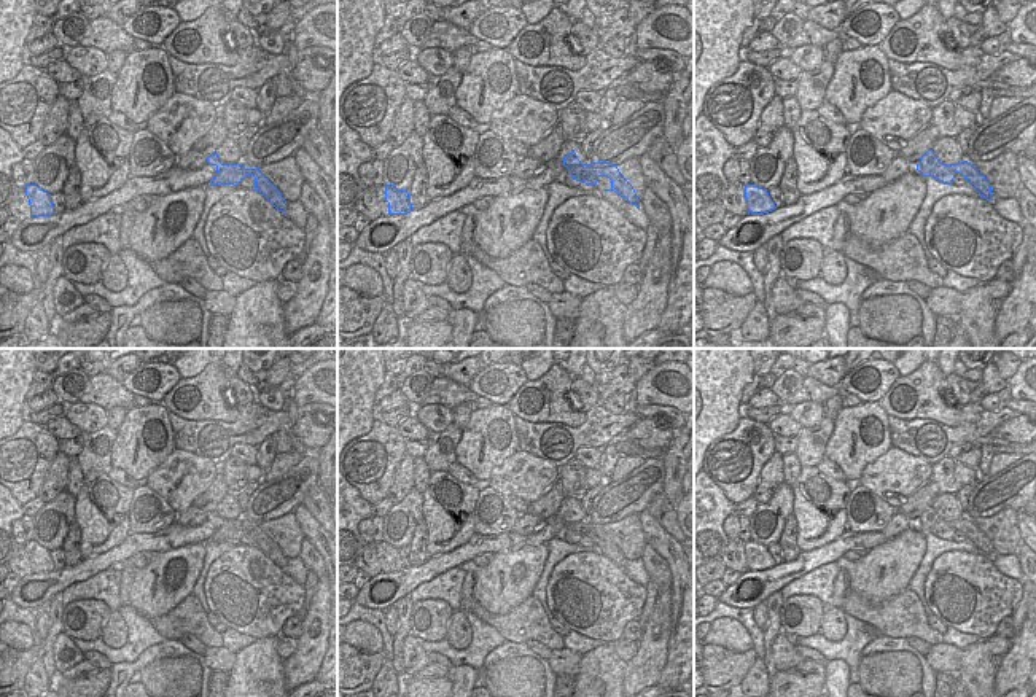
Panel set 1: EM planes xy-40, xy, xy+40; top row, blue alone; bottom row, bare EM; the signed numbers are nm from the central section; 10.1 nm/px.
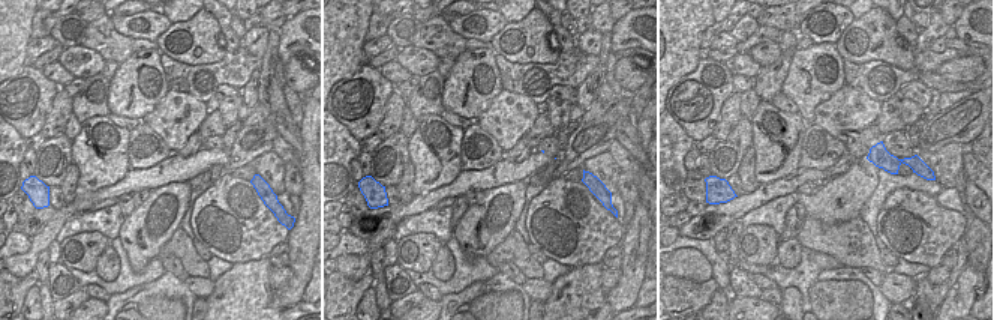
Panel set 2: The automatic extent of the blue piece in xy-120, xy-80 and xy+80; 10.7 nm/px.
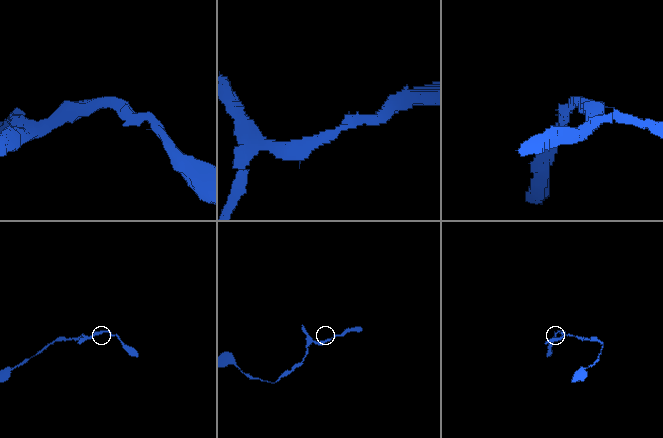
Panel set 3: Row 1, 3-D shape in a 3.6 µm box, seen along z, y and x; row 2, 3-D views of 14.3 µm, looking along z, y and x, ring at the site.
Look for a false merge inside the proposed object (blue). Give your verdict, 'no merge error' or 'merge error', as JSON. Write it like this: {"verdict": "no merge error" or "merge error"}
{"verdict": "merge error"}

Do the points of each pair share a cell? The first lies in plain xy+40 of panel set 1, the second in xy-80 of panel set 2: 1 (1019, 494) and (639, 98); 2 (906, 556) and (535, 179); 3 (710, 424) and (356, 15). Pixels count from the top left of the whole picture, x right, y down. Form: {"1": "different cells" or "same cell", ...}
{"1": "different cells", "2": "different cells", "3": "same cell"}

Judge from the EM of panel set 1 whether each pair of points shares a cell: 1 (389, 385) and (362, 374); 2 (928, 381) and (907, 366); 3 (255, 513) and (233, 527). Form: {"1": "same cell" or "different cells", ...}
{"1": "different cells", "2": "different cells", "3": "same cell"}

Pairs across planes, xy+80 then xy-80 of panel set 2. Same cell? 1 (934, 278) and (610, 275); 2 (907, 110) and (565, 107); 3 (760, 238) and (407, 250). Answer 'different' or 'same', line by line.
1: same
2: different
3: same

